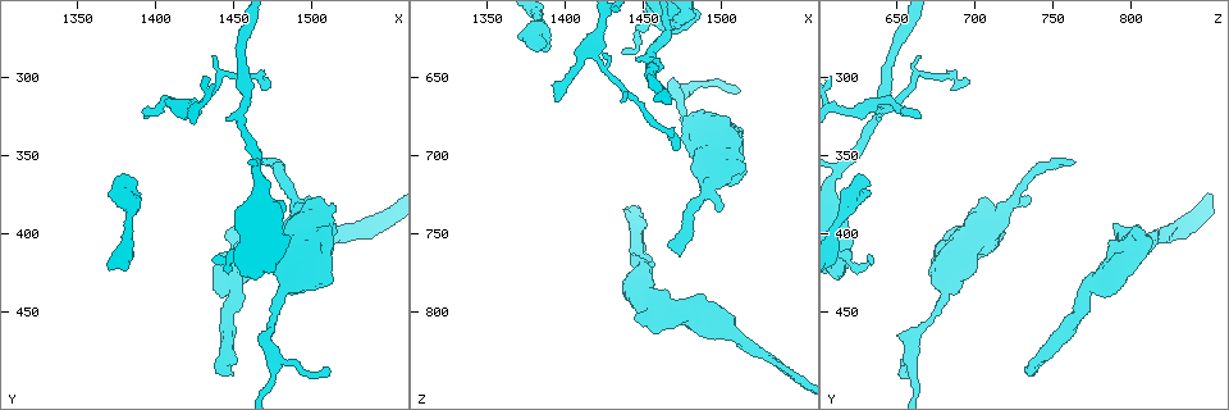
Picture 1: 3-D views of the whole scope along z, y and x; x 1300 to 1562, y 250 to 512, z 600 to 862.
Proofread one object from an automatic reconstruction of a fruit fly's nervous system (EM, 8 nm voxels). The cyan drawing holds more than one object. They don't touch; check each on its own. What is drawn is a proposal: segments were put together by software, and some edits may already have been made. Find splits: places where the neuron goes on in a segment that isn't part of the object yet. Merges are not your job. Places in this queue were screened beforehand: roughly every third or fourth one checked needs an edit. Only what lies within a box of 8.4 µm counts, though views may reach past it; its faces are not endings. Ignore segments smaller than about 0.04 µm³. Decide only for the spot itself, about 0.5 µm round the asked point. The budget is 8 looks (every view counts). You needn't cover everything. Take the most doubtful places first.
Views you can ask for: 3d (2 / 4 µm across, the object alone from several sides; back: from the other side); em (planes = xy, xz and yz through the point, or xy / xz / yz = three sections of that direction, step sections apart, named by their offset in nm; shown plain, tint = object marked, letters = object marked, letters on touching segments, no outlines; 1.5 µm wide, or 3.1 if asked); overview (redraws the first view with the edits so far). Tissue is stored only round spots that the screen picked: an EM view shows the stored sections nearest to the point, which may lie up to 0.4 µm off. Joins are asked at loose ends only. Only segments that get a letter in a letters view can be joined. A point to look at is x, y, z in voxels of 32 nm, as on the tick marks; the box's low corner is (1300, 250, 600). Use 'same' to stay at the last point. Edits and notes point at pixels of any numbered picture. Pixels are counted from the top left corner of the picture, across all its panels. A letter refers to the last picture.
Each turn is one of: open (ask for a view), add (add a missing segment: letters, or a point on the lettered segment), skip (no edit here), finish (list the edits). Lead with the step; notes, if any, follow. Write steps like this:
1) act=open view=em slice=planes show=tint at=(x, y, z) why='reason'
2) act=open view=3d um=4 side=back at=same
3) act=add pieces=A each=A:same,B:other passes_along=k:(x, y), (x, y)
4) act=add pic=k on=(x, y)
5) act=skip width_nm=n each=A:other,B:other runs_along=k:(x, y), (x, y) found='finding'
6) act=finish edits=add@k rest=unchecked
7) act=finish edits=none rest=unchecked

act=open view=em slice=xz step=4 show=tint at=(1394, 324, 664) why='branch stops here'

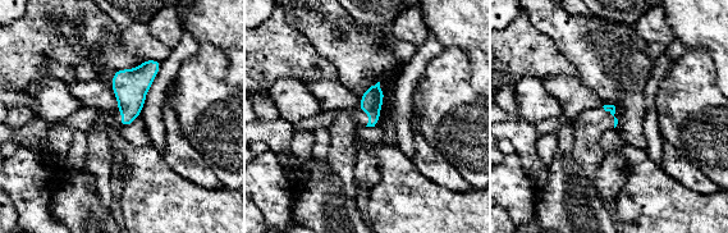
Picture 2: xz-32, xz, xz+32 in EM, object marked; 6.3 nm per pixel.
act=open view=em slice=planes show=letters at=same

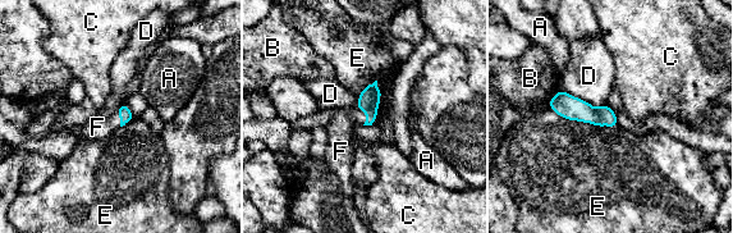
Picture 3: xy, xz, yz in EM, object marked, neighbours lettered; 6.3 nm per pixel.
act=add pieces=F longest_contact=E:440nm each=A:other,B:other,C:other,D:other,E:other,F:same found='the neuron continues'

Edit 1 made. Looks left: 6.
act=open view=em slice=planes show=letters at=(1472, 354, 764) why='branch stops here'

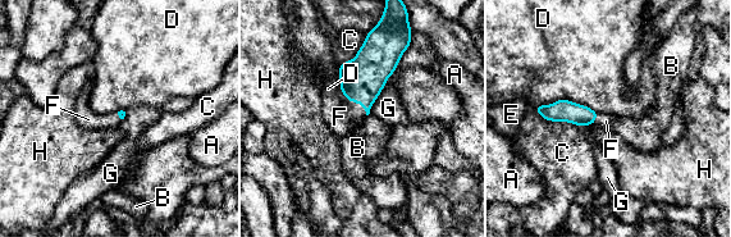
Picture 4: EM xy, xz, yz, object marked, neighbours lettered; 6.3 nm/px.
act=add pieces=F longest_contact=D:400nm each=A:other,B:other,C:other,D:other,E:other,F:same,G:other,H:other passes_along=4:(362, 78), (355, 101), (339, 114) found='it goes on there'

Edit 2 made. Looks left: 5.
act=open view=em slice=planes show=letters at=(1440, 488, 732)

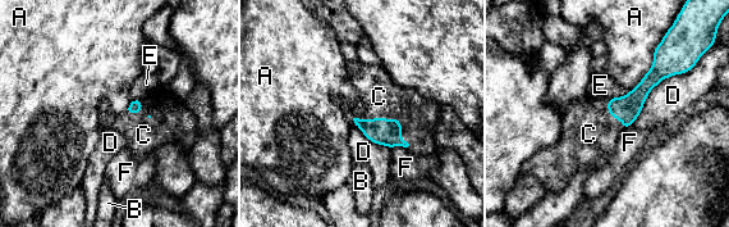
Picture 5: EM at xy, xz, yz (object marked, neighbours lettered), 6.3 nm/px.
act=add pieces=C longest_contact=D:460nm each=A:other,B:other,C:same,D:other,E:other,F:other passes_along=5:(388, 132), (393, 118), (379, 96) found='it goes on there'

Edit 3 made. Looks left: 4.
act=open view=em slice=xy step=8 show=tint at=(1512, 488, 658) why='thin end'

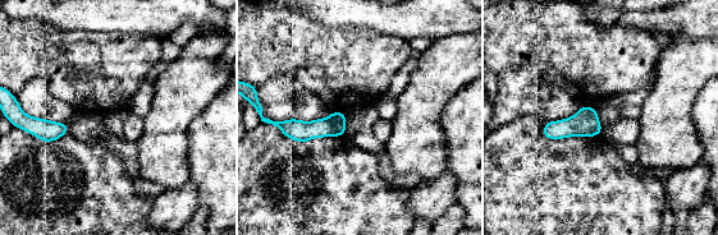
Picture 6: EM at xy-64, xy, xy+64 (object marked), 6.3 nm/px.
act=open view=em slice=xy step=8 show=letters at=same why='see the neighbours'

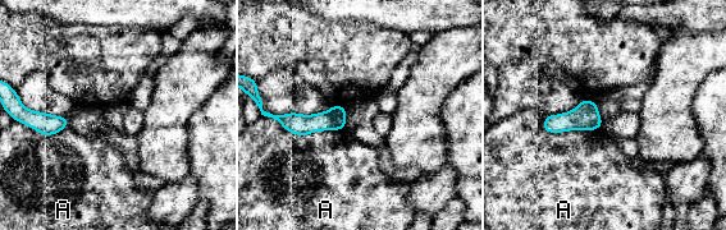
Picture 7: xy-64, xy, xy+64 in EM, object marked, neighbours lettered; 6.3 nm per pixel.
act=skip each=A:other runs_along=7:(342, 110), (323, 122), (284, 120) found='none of them fits'

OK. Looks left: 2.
act=finish edits=add@3,add@4,add@5 rest=unchecked

